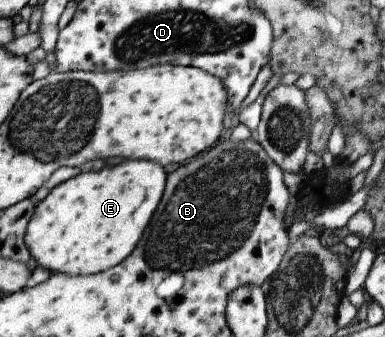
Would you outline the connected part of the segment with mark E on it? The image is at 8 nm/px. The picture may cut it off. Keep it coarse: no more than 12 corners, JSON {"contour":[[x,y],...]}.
{"contour":[[126,160],[35,203],[24,244],[50,273],[117,266],[164,170]]}

